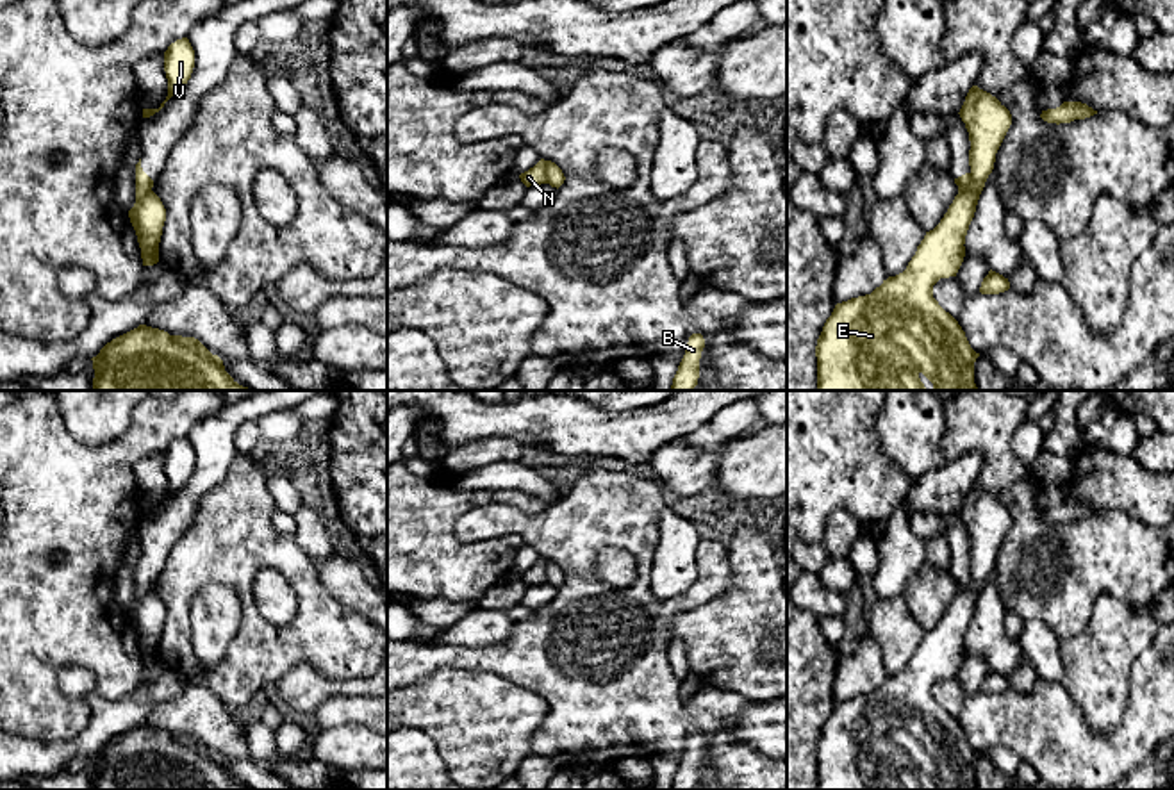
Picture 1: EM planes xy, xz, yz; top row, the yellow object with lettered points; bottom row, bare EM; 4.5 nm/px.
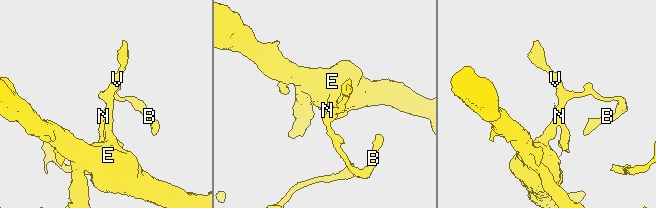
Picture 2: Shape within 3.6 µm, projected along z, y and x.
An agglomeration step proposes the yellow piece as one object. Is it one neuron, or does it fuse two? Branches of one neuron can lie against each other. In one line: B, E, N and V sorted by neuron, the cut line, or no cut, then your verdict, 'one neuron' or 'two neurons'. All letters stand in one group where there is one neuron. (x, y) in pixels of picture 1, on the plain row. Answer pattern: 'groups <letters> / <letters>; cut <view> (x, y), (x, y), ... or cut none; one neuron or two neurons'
groups B E V / N; cut yz (971, 573), (971, 584), (959, 594); two neurons

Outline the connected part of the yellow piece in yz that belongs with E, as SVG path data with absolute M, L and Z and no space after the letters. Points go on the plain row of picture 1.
M978 485L969 489L958 514L971 540L971 587L956 594L940 622L926 631L903 672L889 676L871 694L835 704L815 745L815 790L980 790L974 783L980 753L971 747L958 720L933 697L933 685L940 678L956 676L963 662L965 635L1012 514Z

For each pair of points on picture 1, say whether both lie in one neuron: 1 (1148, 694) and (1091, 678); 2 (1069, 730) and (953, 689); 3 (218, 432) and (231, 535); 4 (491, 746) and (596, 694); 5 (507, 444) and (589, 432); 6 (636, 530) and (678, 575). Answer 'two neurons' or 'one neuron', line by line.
1: two neurons
2: two neurons
3: two neurons
4: two neurons
5: two neurons
6: two neurons

